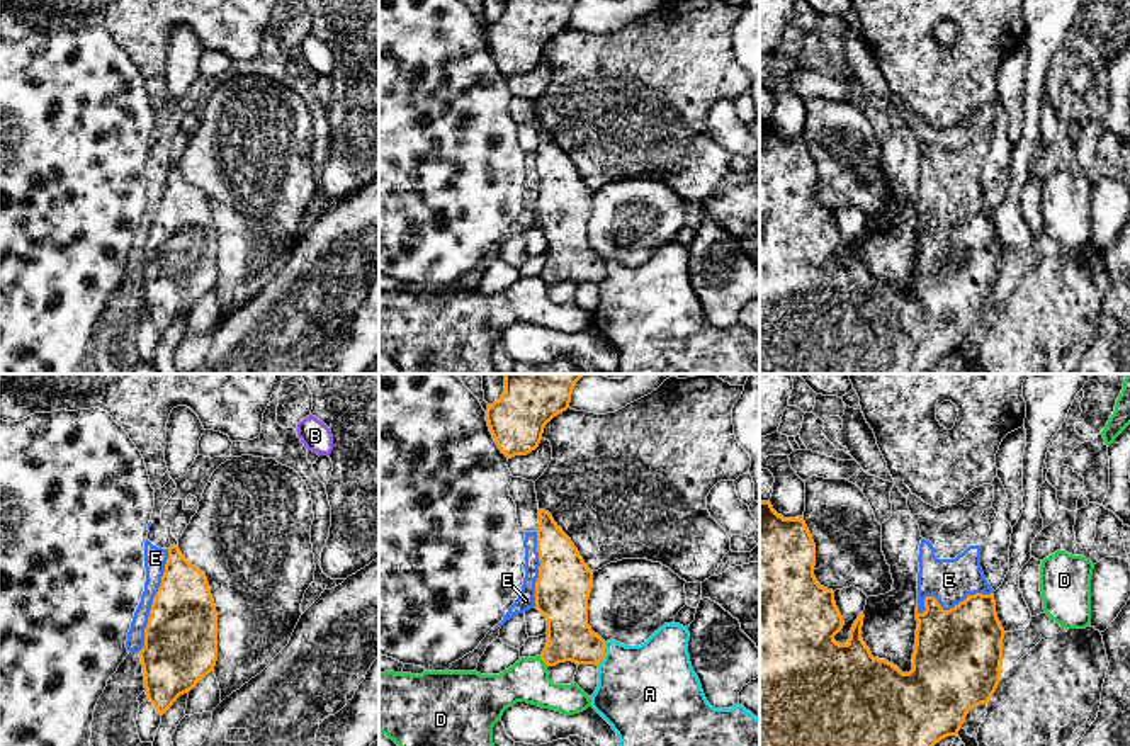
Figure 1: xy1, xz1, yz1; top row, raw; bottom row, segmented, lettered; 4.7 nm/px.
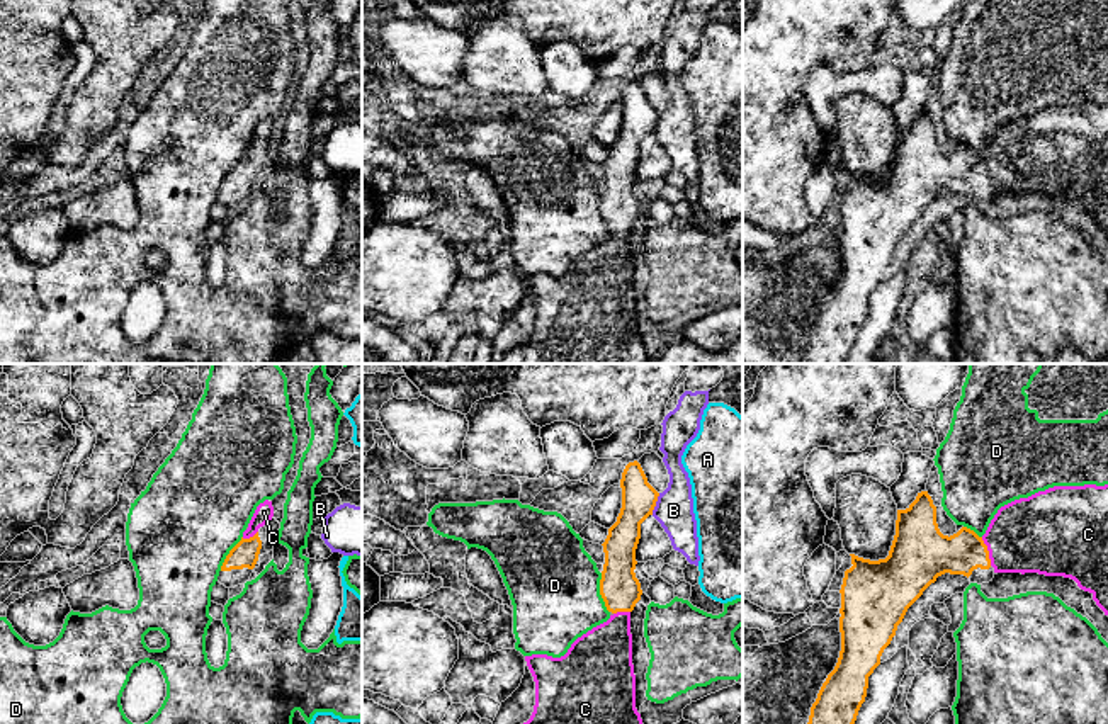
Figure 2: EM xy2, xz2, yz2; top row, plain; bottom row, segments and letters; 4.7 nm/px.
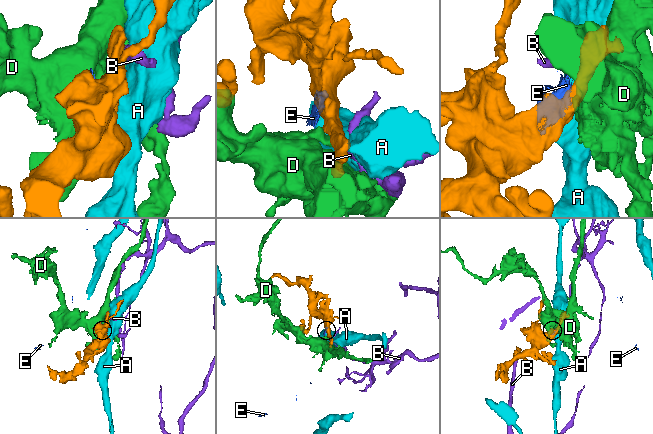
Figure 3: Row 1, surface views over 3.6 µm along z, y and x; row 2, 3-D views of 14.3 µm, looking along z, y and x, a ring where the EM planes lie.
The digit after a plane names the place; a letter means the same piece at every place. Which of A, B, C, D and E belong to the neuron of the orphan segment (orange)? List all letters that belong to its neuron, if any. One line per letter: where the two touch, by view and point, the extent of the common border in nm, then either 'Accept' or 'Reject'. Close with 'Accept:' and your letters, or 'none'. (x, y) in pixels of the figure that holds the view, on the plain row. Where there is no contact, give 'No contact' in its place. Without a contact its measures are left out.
A: Touches orange at xz1 (605, 272). Shared border 120 nm. Reject
B: Touches orange at xz2 (655, 123). Shared border 110 nm. Reject
C: Touches orange at yz2 (988, 170). Shared border 140 nm. Accept
D: Touches orange at xz2 (600, 213). Shared border 200 nm. Reject
E: Touches orange at xy1 (153, 221). Shared border 500 nm. Reject
Accept: C

